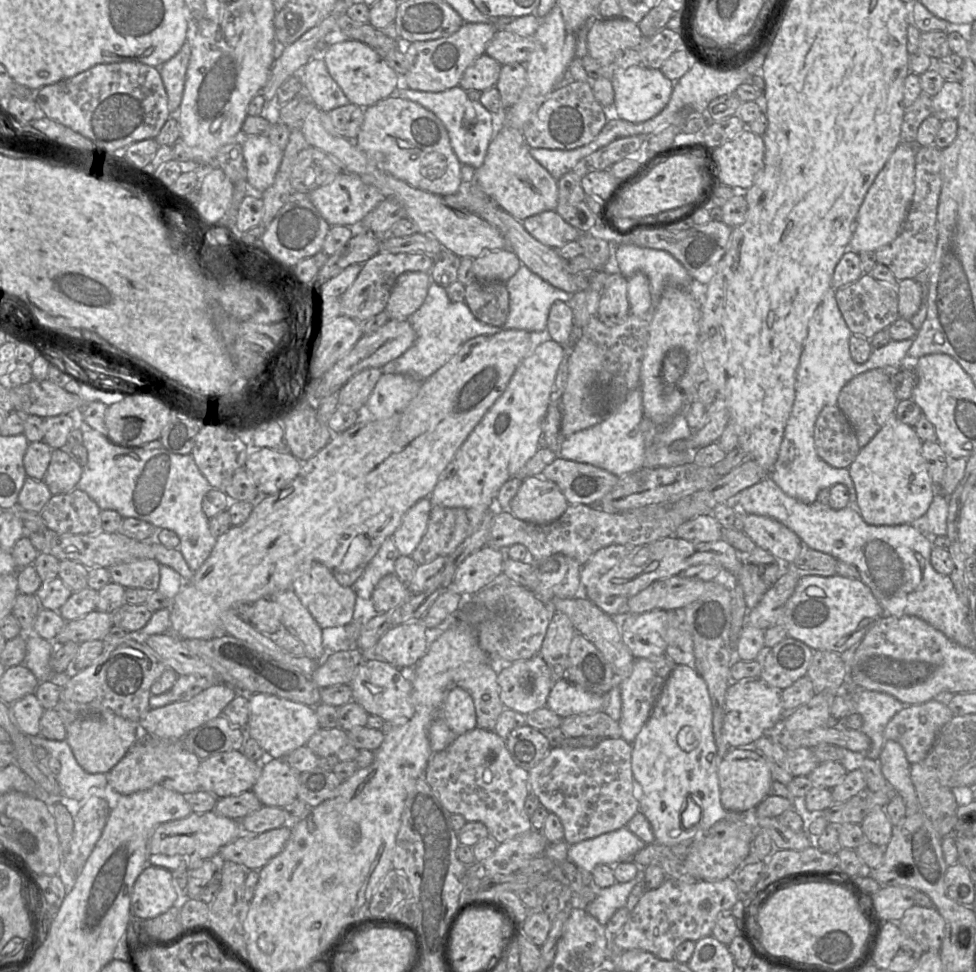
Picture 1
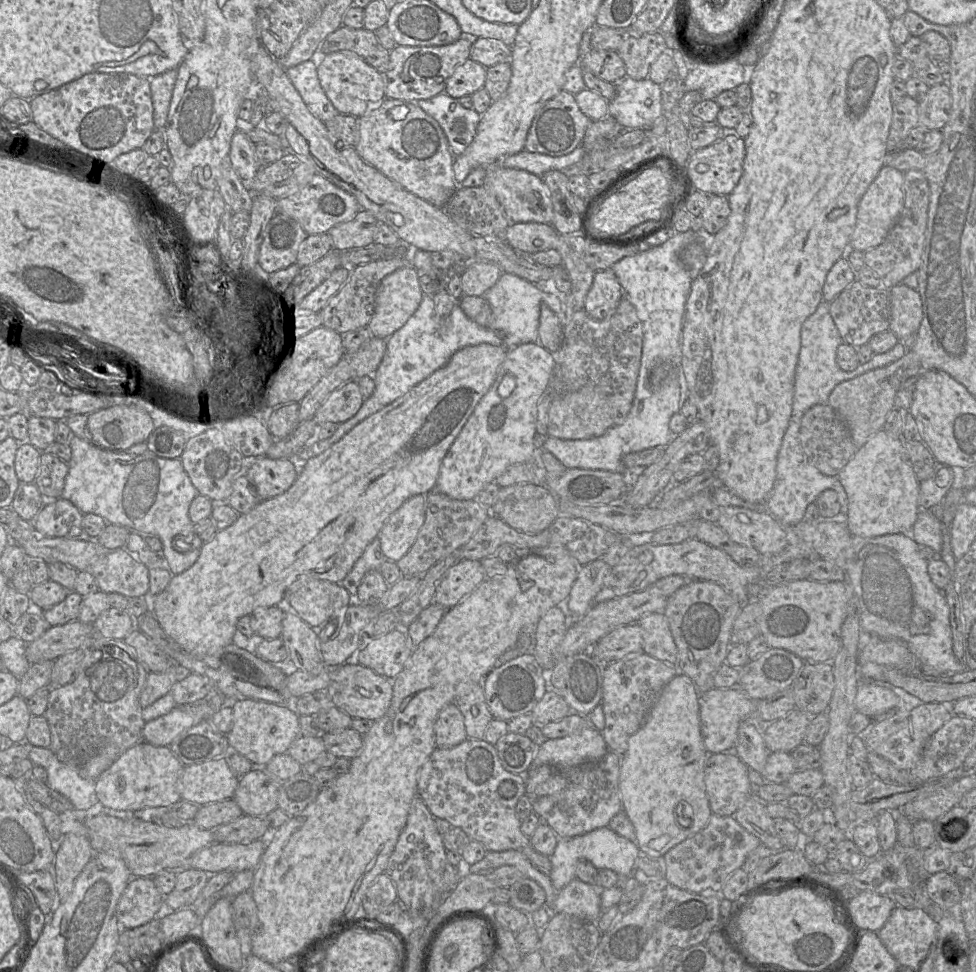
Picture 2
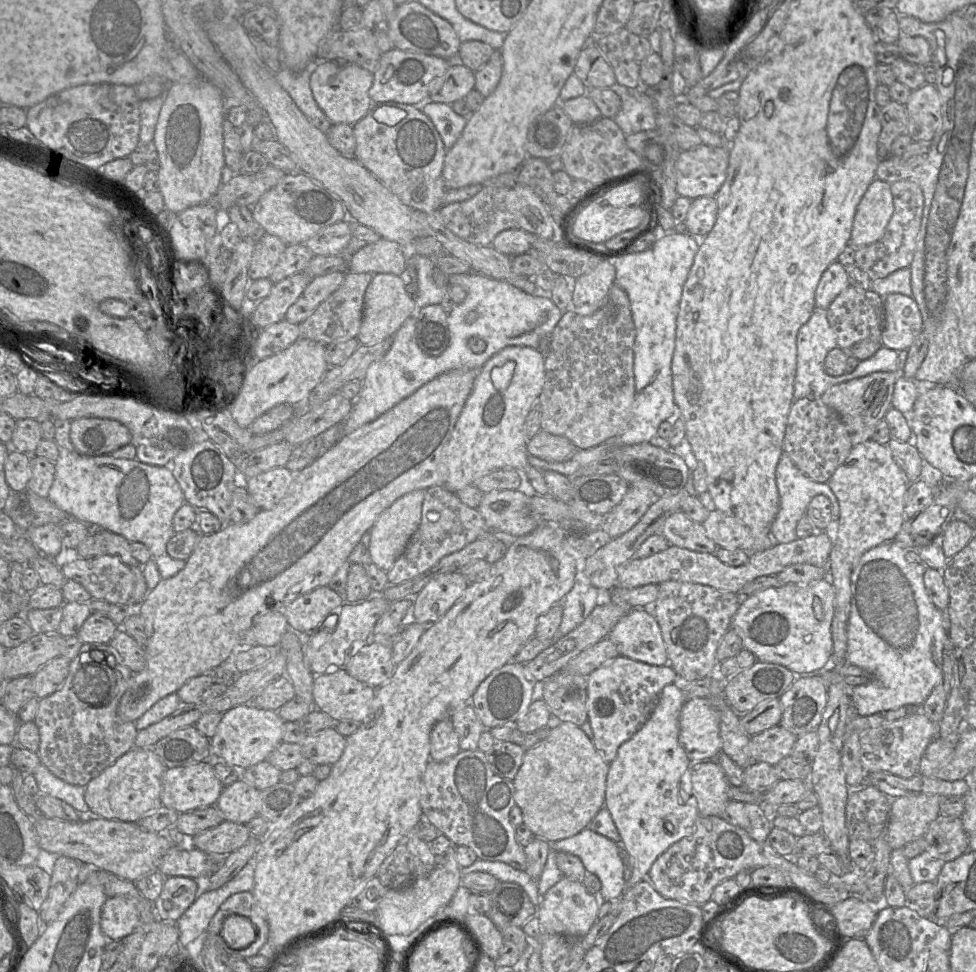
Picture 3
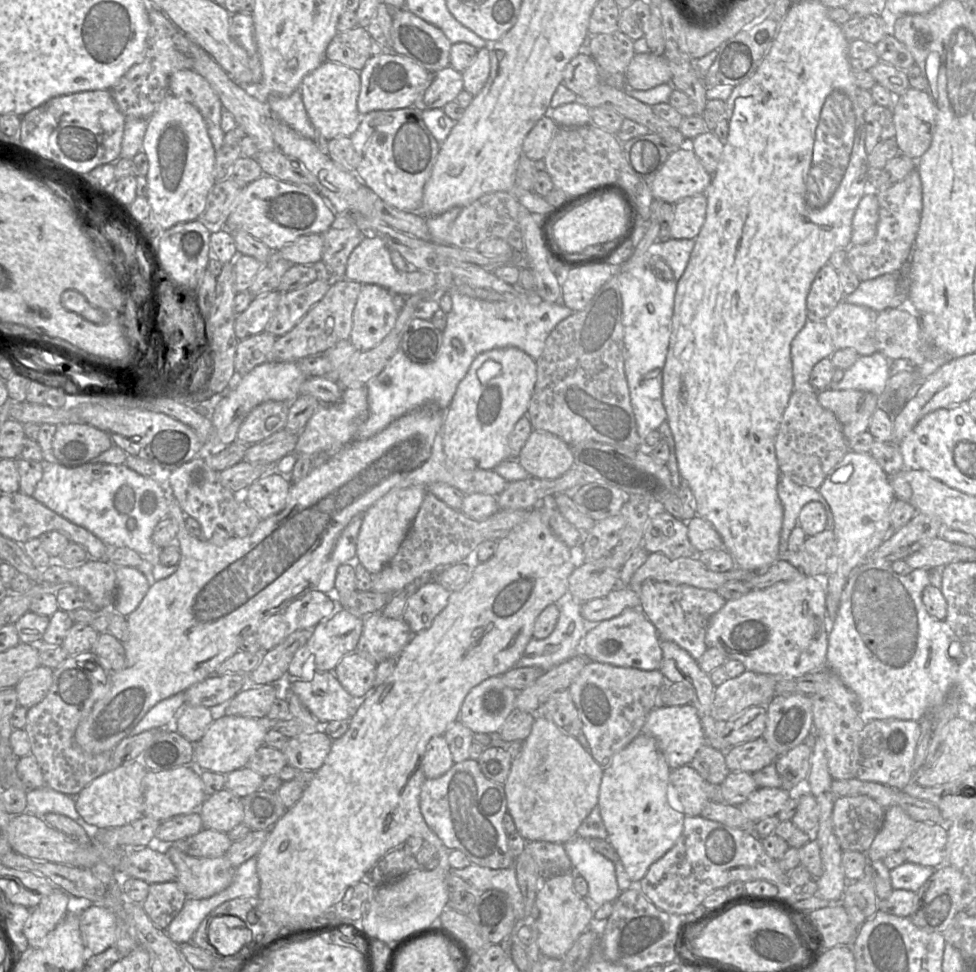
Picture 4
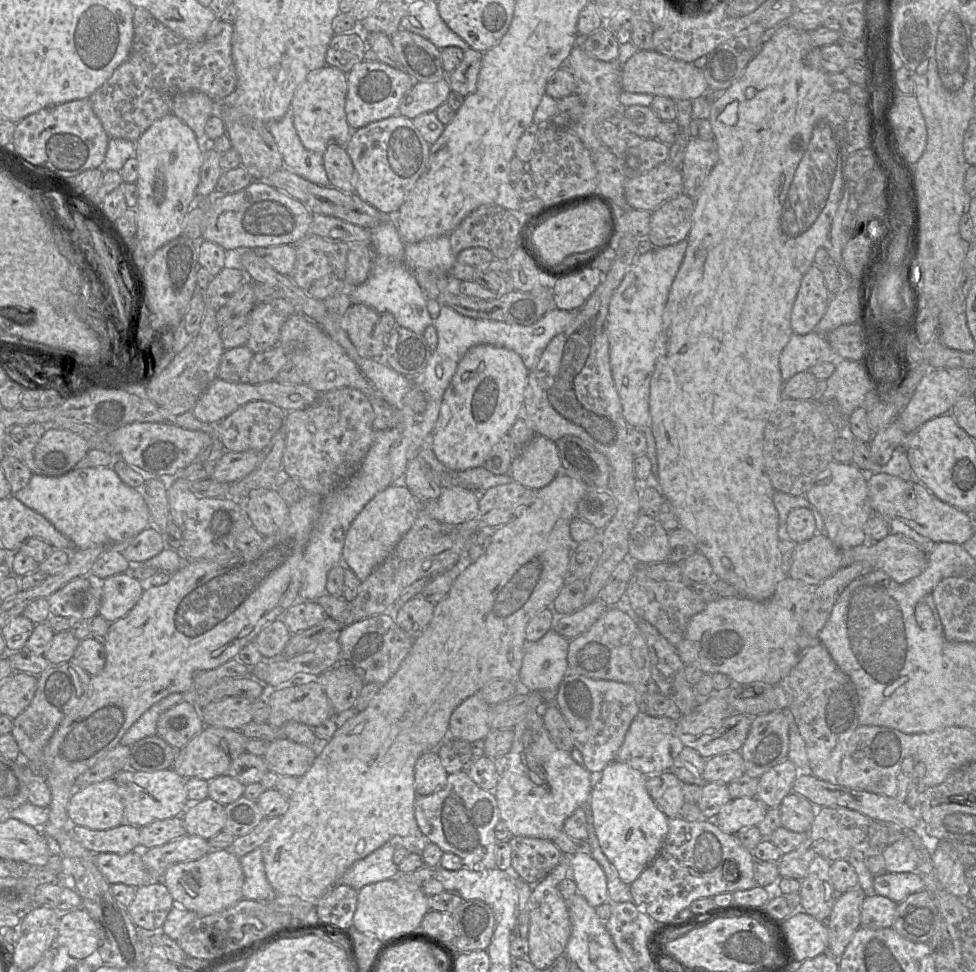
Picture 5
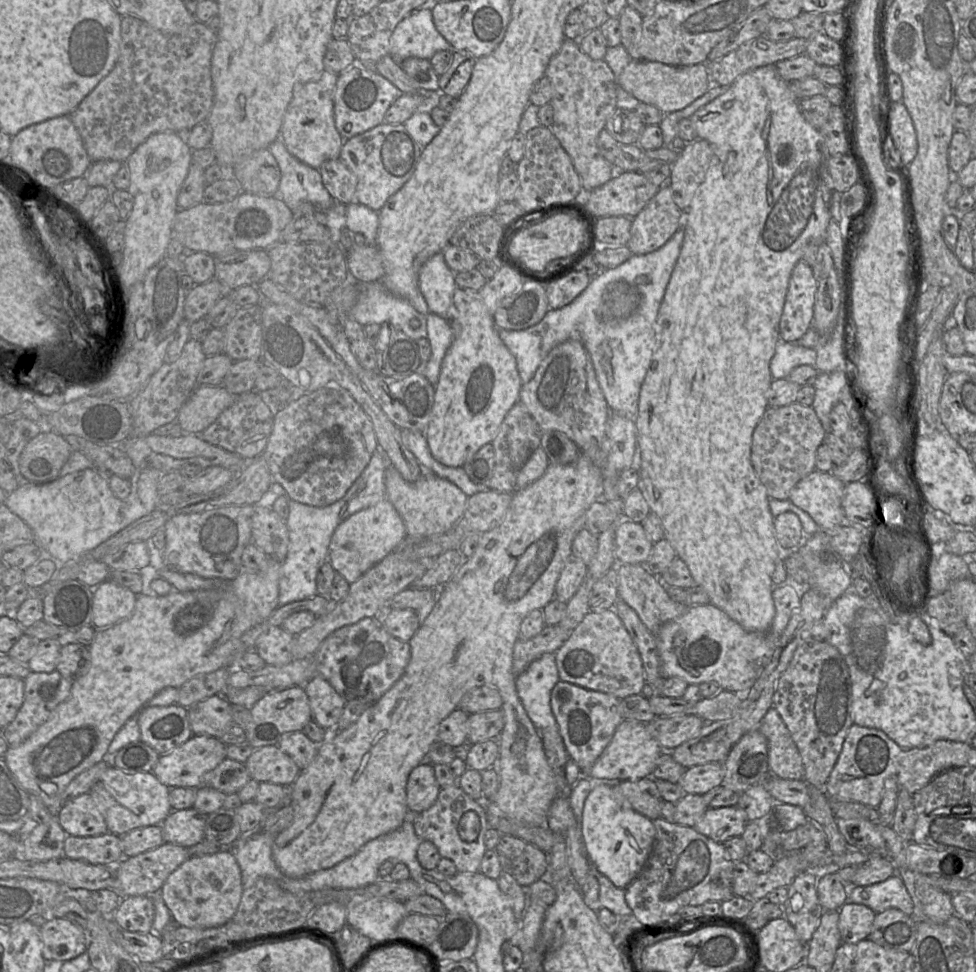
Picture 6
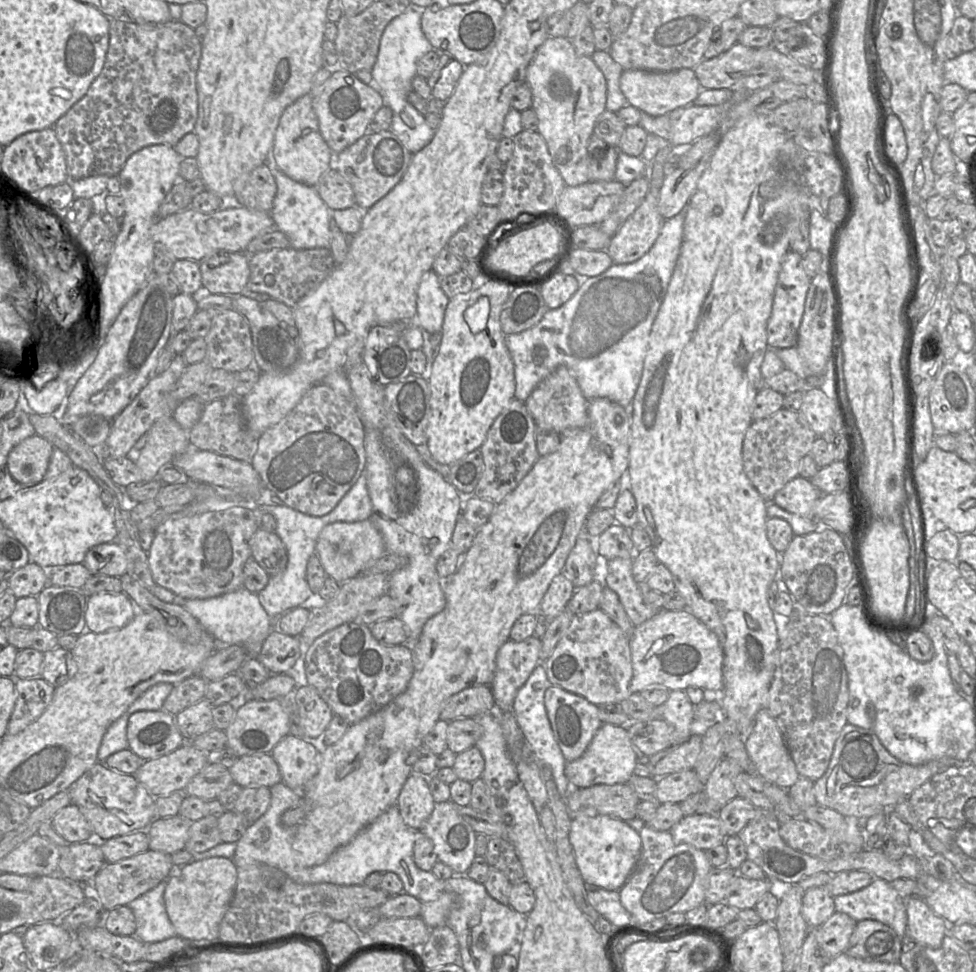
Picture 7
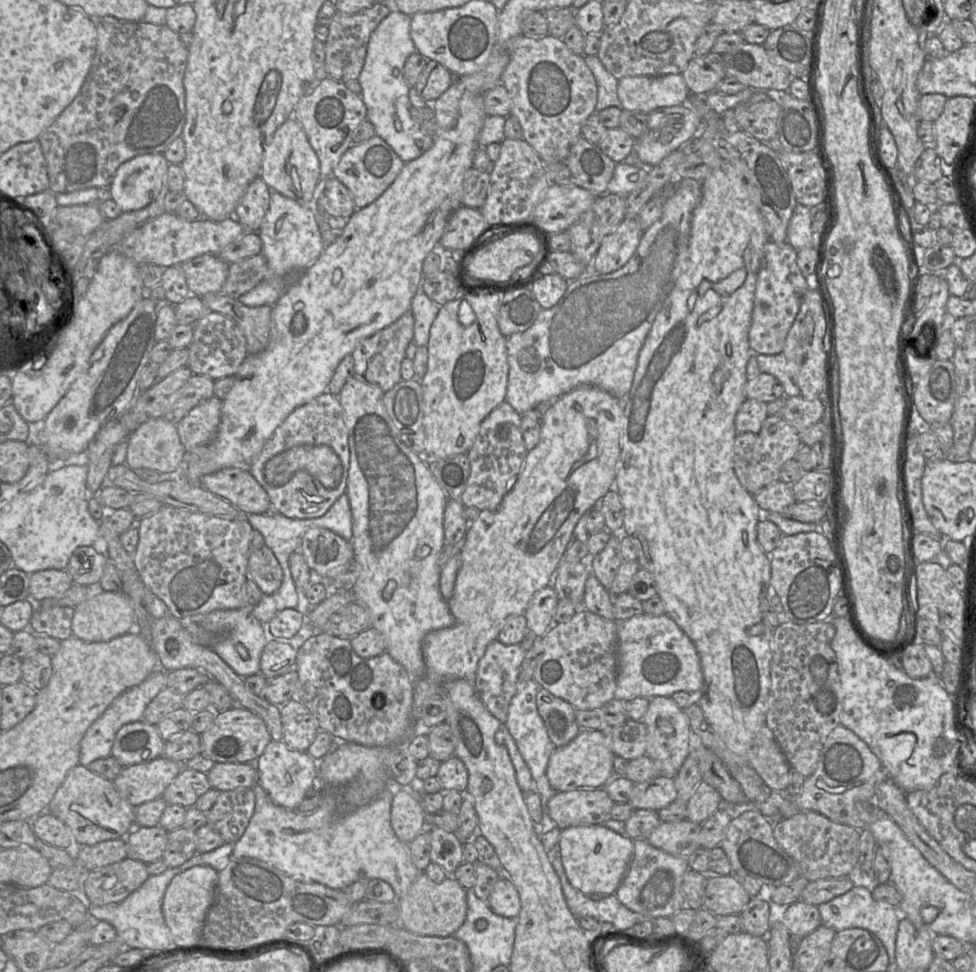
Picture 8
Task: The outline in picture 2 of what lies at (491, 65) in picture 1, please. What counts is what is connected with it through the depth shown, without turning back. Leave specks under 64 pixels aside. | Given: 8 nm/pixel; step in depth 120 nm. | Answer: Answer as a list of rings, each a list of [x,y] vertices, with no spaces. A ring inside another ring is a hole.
[[[467,59],[456,67],[454,73],[448,79],[445,93],[455,99],[471,96],[484,87],[486,73],[487,68],[483,65]]]

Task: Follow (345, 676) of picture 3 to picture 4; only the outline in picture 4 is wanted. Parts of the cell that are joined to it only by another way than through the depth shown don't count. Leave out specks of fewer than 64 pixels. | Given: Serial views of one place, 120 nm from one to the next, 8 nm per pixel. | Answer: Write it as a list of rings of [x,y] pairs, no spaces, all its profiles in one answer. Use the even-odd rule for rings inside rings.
[[[330,671],[316,672],[310,681],[292,683],[291,691],[322,725],[330,721],[349,720],[359,702]]]

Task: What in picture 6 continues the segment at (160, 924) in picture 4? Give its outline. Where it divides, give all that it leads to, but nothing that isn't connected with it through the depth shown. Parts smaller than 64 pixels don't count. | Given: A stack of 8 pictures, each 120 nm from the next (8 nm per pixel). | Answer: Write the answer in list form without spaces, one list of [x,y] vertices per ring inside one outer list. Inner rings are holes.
[[[140,895],[122,898],[112,919],[126,931],[151,932],[154,920],[152,896]]]

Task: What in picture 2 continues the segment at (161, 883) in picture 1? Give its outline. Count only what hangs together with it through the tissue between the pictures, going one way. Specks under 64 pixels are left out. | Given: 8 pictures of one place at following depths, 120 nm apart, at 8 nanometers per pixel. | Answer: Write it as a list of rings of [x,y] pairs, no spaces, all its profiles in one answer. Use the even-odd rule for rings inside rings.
[[[132,877],[116,907],[120,929],[136,928],[154,919],[162,907],[164,897],[152,877]]]

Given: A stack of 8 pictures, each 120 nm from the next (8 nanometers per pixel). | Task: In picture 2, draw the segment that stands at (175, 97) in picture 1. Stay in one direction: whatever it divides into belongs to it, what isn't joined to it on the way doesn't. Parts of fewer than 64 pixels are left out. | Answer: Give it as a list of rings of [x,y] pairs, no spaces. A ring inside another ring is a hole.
[[[172,69],[150,79],[155,130],[163,129],[166,124],[177,74],[178,70]]]

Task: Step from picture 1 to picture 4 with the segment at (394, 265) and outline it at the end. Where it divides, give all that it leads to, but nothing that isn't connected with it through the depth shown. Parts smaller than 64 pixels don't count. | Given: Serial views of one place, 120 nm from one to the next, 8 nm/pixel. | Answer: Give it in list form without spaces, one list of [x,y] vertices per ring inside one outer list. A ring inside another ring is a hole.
[[[346,278],[334,283],[323,298],[287,333],[277,337],[268,361],[297,362],[300,359],[320,354],[336,343],[349,340],[352,329],[352,314],[362,288],[359,282]]]

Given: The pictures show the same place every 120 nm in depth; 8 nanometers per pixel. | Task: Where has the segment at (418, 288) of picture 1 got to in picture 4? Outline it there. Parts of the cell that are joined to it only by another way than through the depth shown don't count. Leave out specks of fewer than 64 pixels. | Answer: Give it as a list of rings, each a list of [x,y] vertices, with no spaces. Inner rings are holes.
[[[362,285],[353,310],[349,337],[357,351],[374,348],[389,334],[404,299],[379,285]]]

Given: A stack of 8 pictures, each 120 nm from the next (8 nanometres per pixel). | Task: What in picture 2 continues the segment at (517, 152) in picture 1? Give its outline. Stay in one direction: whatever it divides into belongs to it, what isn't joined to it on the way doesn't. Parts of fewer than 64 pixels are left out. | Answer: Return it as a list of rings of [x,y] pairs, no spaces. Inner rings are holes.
[[[497,163],[486,167],[484,186],[496,196],[511,223],[552,224],[553,204],[551,195],[541,176],[525,170],[506,168]]]

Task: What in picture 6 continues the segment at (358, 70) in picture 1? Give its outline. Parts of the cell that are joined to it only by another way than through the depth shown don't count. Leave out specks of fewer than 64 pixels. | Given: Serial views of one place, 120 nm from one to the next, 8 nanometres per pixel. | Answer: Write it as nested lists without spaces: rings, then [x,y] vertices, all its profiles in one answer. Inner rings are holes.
[[[324,70],[315,81],[308,82],[294,93],[284,114],[279,138],[288,152],[300,162],[319,169],[323,163],[340,157],[344,140],[335,126],[334,91],[339,74]]]

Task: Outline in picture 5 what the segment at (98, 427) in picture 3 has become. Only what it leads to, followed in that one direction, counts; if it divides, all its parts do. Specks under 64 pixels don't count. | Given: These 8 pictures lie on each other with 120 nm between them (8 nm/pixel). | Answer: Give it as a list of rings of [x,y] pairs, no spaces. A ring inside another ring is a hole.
[[[47,429],[34,449],[34,460],[42,475],[61,476],[90,450],[80,435],[65,429]]]

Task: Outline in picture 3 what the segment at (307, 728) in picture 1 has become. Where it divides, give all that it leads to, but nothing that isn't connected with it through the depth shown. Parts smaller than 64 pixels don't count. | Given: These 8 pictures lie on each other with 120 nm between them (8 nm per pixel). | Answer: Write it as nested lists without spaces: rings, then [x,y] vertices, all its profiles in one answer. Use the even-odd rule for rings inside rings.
[[[253,703],[235,706],[222,713],[215,734],[210,738],[212,762],[223,762],[240,771],[261,761],[283,741],[284,720],[277,711],[261,709]]]

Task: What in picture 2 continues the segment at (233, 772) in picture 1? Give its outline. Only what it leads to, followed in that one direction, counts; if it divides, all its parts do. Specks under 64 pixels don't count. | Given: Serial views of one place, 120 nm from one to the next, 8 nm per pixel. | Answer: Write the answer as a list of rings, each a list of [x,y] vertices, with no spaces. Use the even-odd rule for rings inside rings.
[[[221,756],[184,766],[179,791],[182,800],[205,806],[233,798],[238,782],[239,777],[231,771],[226,757]]]

